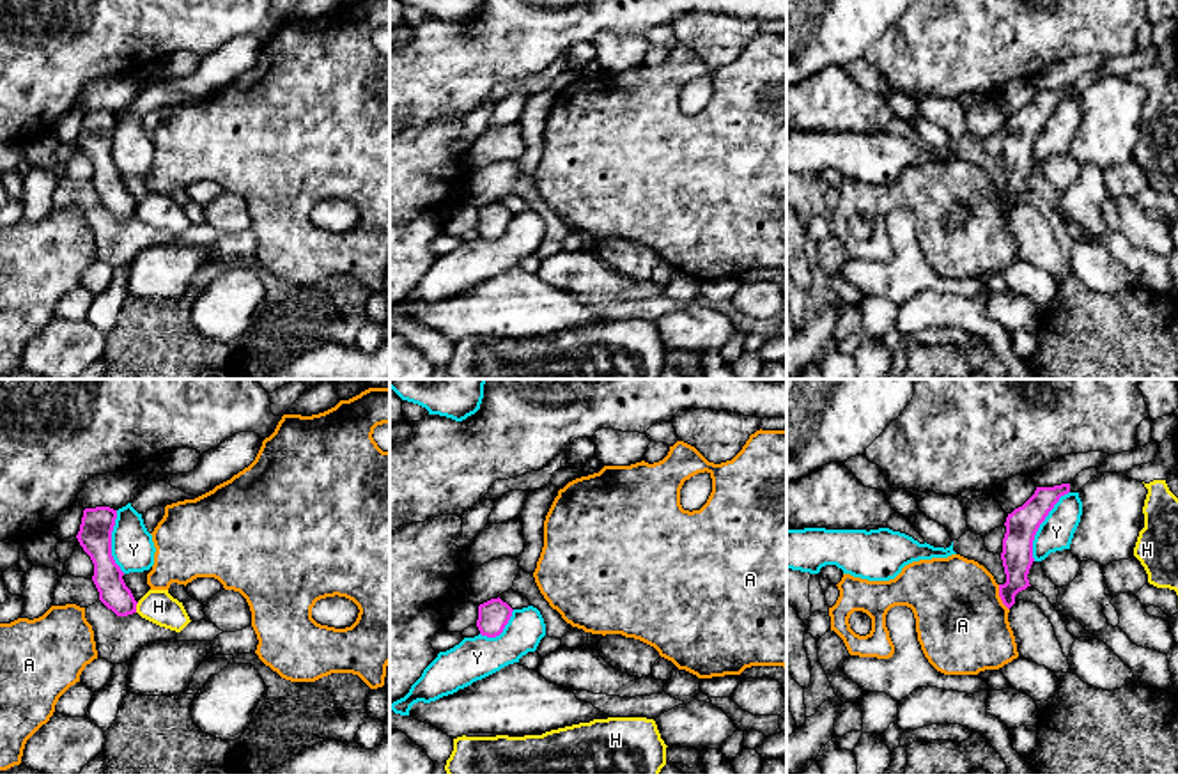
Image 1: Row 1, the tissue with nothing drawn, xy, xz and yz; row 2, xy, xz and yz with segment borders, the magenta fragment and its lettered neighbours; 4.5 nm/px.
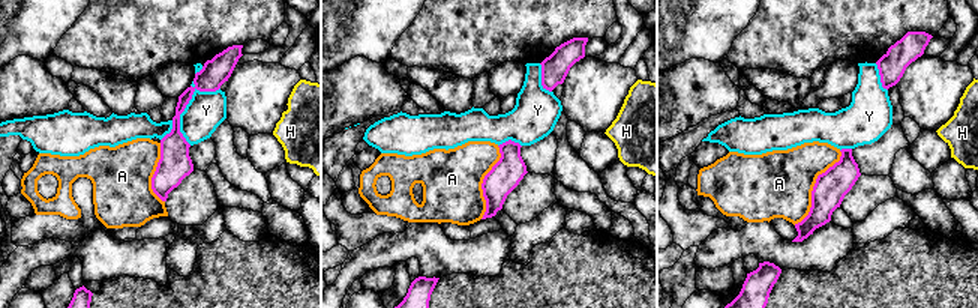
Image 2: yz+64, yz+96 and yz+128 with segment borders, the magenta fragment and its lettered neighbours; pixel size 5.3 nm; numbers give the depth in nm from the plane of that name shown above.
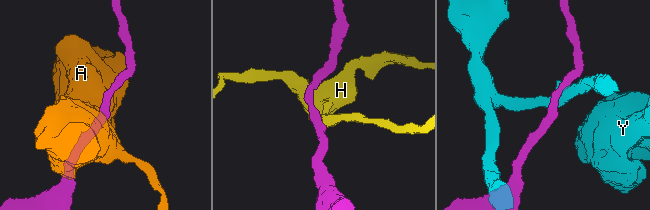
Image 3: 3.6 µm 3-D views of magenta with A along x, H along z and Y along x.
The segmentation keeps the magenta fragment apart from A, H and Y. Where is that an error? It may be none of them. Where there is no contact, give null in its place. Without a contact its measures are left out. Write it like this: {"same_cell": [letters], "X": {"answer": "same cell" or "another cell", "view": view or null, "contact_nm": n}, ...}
{"same_cell": [], "A": {"answer": "another cell", "view": "yz", "contact_nm": 130}, "H": {"answer": "another cell", "view": "xy", "contact_nm": 50}, "Y": {"answer": "another cell", "view": "yz", "contact_nm": 360}}

